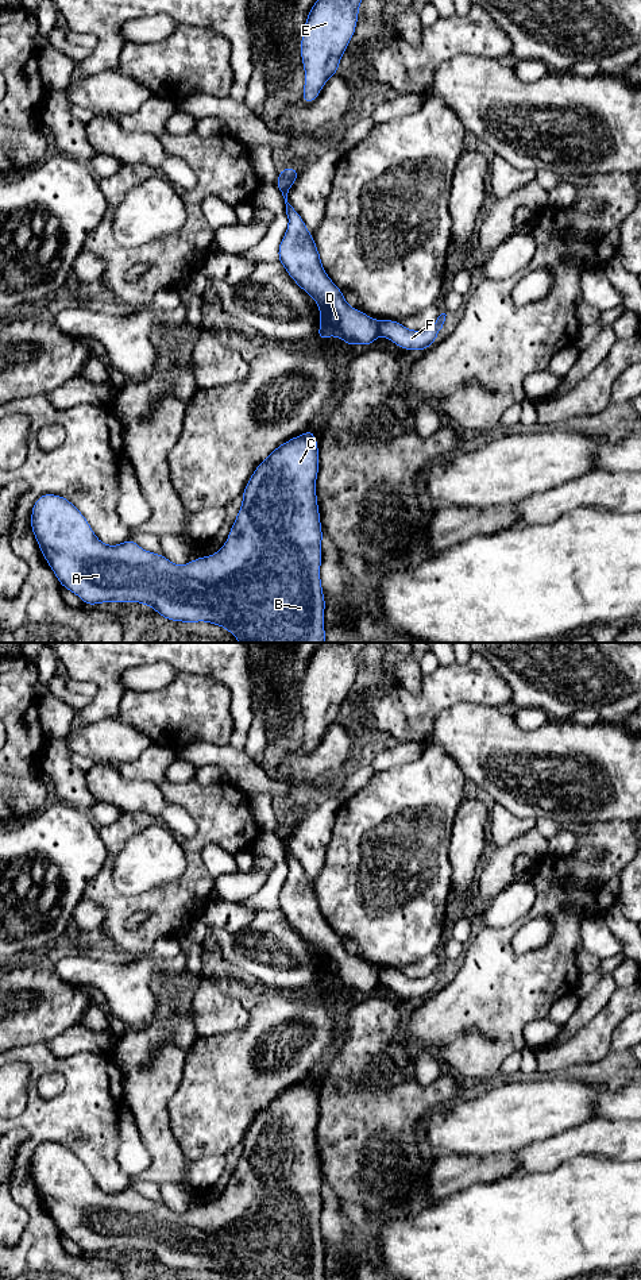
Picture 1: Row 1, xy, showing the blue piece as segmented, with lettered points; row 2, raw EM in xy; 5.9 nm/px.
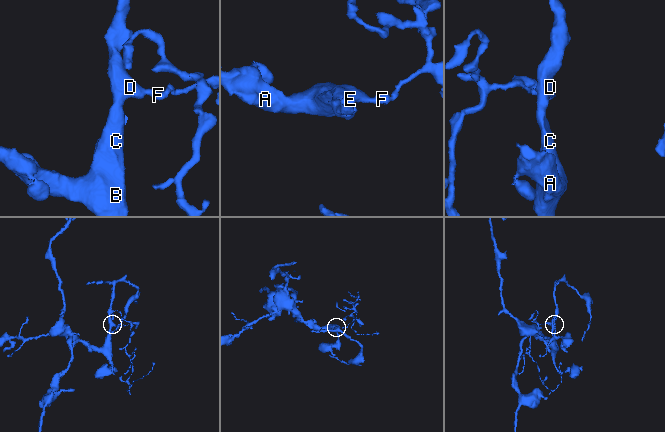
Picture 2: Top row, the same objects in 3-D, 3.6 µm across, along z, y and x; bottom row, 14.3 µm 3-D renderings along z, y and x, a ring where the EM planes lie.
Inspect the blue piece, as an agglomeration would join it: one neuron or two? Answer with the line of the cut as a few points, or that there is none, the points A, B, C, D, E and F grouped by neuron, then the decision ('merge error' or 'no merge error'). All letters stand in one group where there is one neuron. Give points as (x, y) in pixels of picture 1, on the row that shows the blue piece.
cut xy (377, 322), (379, 335); groups A B C D E / F; merge error

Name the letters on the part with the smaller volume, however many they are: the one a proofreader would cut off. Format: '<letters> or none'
F

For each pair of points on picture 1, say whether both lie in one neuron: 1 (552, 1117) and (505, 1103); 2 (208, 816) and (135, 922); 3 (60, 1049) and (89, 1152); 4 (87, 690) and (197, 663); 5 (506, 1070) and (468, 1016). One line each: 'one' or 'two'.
1: one
2: two
3: two
4: two
5: two

